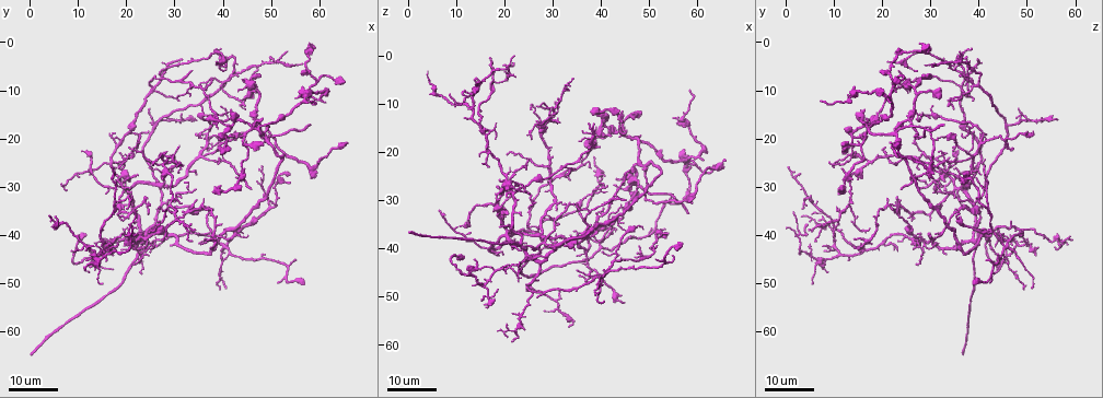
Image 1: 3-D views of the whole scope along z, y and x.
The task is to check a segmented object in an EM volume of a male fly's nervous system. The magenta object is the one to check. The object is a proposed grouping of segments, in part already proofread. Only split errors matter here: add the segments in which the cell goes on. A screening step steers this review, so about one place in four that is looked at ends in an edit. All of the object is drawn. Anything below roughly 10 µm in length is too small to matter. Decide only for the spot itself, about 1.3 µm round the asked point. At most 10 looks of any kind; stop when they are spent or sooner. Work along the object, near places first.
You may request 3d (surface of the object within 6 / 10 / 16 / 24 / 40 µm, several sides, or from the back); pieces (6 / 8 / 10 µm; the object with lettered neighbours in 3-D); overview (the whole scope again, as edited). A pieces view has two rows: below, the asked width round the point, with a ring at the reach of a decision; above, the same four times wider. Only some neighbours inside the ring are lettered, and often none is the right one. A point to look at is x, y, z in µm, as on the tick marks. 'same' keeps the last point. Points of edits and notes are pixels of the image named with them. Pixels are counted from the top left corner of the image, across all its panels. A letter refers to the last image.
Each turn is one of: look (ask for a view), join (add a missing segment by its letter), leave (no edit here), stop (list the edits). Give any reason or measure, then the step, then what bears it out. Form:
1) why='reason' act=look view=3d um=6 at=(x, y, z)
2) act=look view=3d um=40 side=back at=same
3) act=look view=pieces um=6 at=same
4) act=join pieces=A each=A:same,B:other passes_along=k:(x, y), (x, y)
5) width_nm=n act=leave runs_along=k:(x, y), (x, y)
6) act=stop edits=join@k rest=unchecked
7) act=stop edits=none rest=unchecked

act=look view=3d um=24 at=(0.0, 65.0, 37.0)

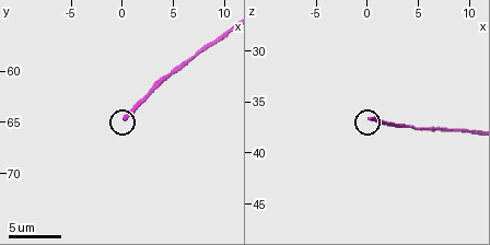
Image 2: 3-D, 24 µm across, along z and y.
why='what lies round it' act=look view=pieces um=10 at=(0.0, 64.4, 36.6)

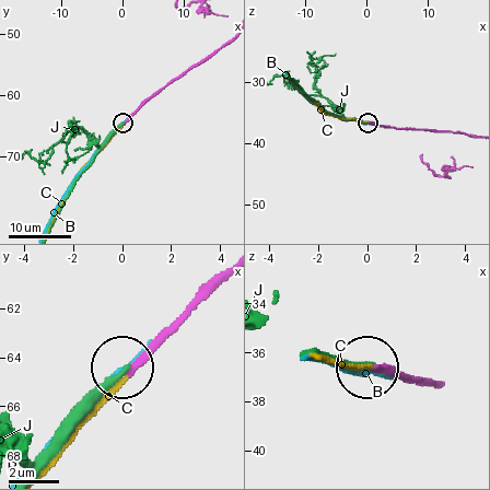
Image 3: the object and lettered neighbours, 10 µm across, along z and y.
width_nm=220 act=join pieces=C each=B:other,C:same,J:other passes_along=3:(195, 310), (47, 470) found='the cell continues'

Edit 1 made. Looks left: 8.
why='see it whole again' act=look view=overview

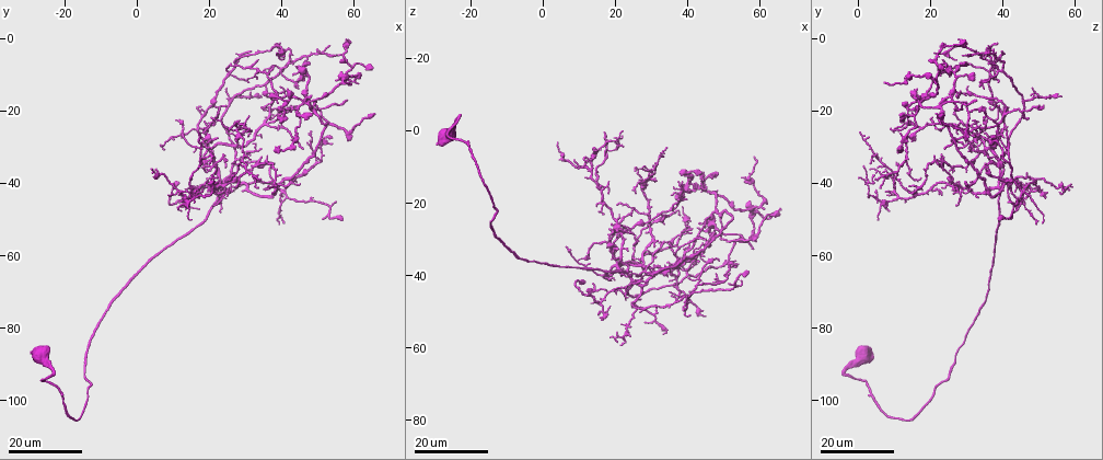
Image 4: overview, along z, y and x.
why='an open end' act=look view=3d um=16 at=(34.0, 38.5, 5.0)

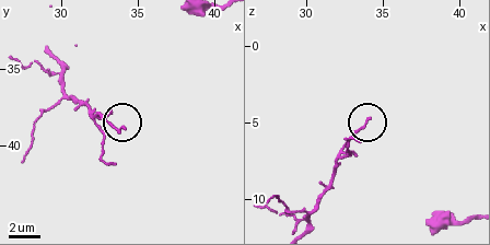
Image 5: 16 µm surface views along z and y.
act=look view=pieces um=6 at=(34.2, 39.0, 4.6)

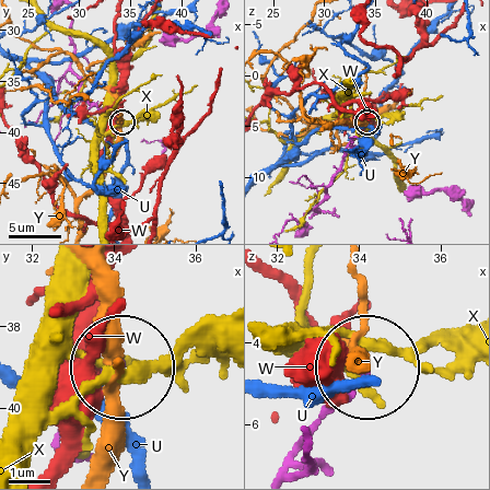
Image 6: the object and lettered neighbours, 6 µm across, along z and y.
act=leave each=U:other,W:other,X:other,Y:other found='no lettered segment goes on from it'

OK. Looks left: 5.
why='end of a long branch' act=look view=3d um=24 at=(53.5, 27.0, 37.0)

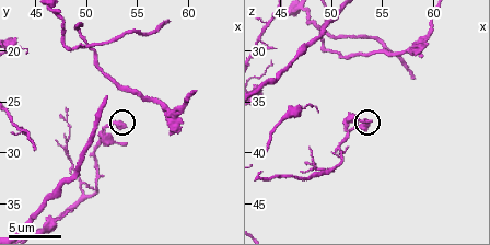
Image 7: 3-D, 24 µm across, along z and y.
why='what lies round it' act=look view=pieces um=6 at=same

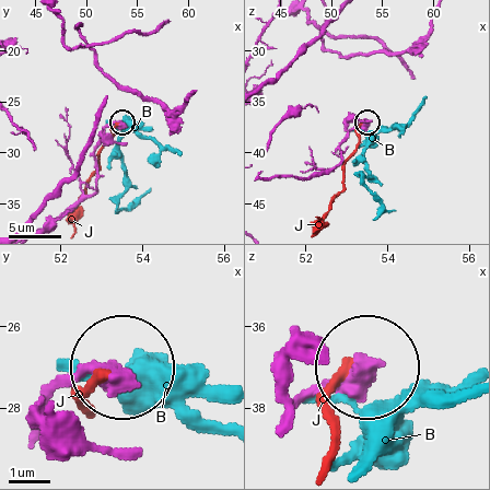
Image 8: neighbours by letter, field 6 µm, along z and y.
width_nm=460 act=leave each=B:other,J:other runs_along=8:(283, 426), (294, 408), (363, 370) found='no lettered segment goes on from it'

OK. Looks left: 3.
why='branch stops here' act=look view=3d um=24 at=(61.0, 12.5, 22.0)

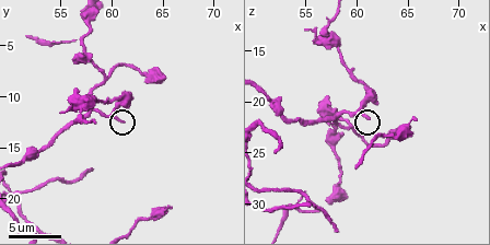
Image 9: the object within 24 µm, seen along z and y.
act=look view=pieces um=10 at=(61.2, 12.2, 21.6)

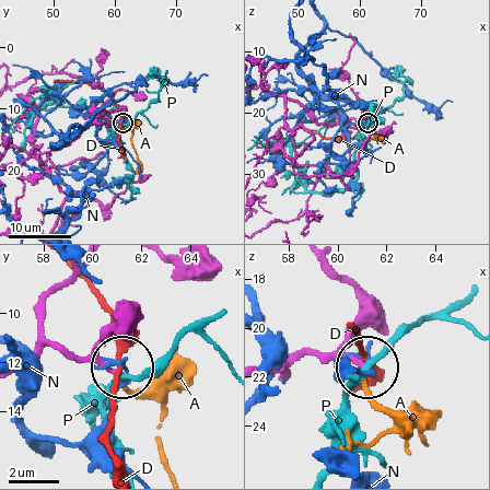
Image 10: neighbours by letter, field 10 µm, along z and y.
width_nm=180 act=leave each=A:other,D:other,N:other,P:other found='none of them fits'

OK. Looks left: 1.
act=stop edits=join@3 rest=unchecked

